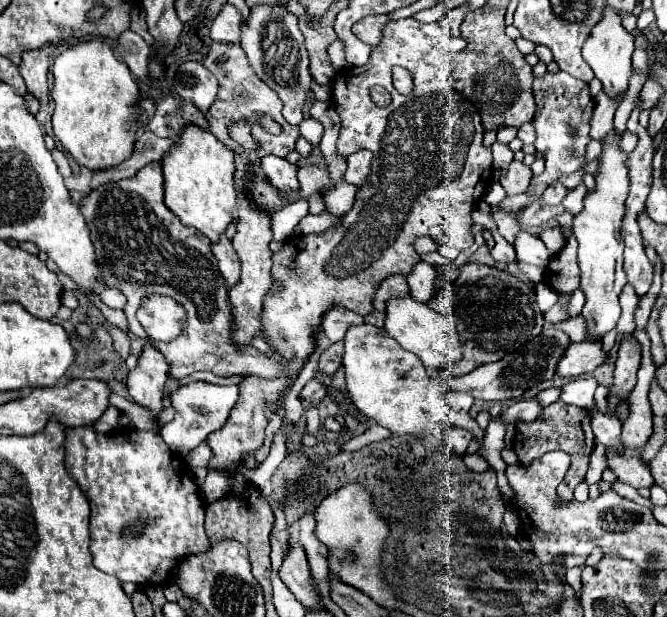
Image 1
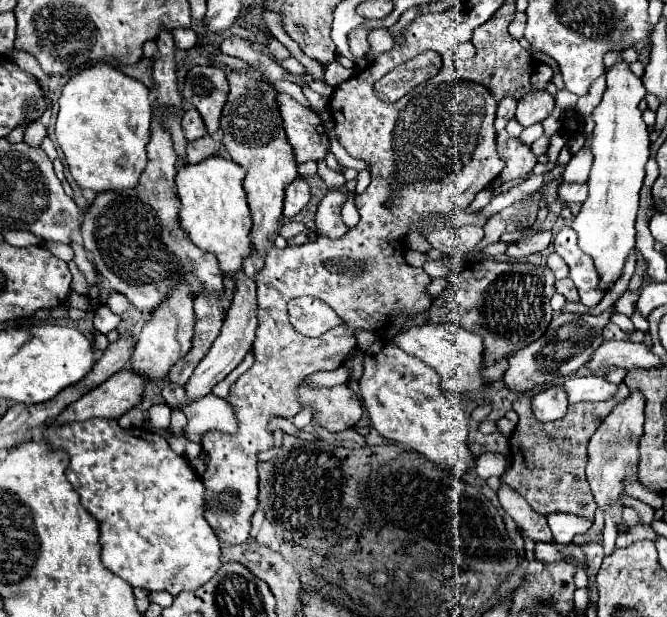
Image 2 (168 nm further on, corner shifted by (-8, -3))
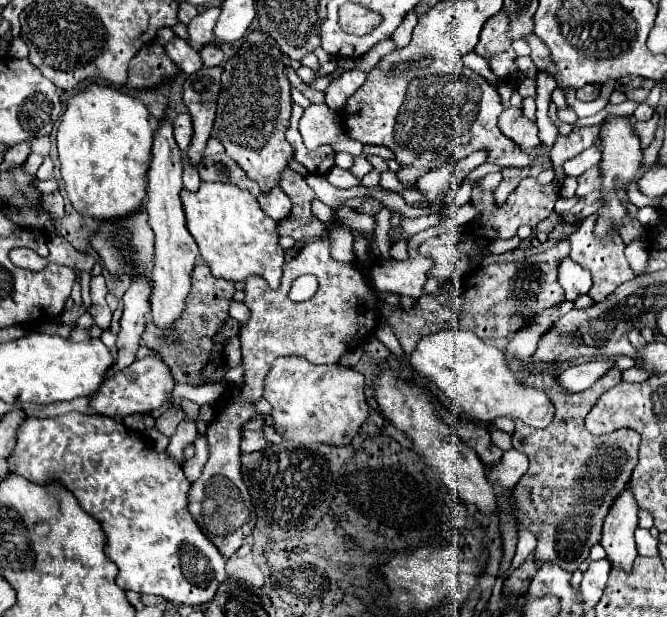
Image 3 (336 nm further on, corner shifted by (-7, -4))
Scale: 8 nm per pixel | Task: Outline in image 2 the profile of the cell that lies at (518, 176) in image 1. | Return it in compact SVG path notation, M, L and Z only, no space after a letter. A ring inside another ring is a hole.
M502 129L498 133L498 151L500 155L506 159L506 167L500 173L502 181L510 181L516 177L526 177L530 175L532 167L536 165L536 157L530 151L528 145L524 145L518 137L508 135L506 129Z

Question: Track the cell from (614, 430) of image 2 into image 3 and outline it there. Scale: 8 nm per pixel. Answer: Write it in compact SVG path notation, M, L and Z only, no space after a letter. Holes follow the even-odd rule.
M627 484L613 500L603 520L603 532L601 532L603 534L601 546L605 548L611 566L619 566L625 572L631 570L633 560L637 556L633 538L637 520L639 520L639 506L631 486Z

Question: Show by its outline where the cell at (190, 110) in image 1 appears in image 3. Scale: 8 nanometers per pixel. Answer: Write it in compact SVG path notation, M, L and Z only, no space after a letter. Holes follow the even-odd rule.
M177 114L173 120L173 128L175 128L175 142L181 146L183 152L187 152L191 146L191 138L193 138L191 116L189 114Z

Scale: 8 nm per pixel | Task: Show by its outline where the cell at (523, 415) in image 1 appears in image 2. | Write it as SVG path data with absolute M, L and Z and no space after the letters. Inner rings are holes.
M562 383L540 387L532 399L532 411L538 421L556 421L566 415L568 393Z

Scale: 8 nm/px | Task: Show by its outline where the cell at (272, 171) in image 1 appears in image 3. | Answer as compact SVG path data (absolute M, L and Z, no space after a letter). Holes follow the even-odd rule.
M281 188L271 190L271 194L267 194L267 196L261 194L257 198L257 202L259 202L261 210L267 216L271 216L273 220L277 220L277 222L279 220L285 220L289 216L289 212L291 212L291 198Z

